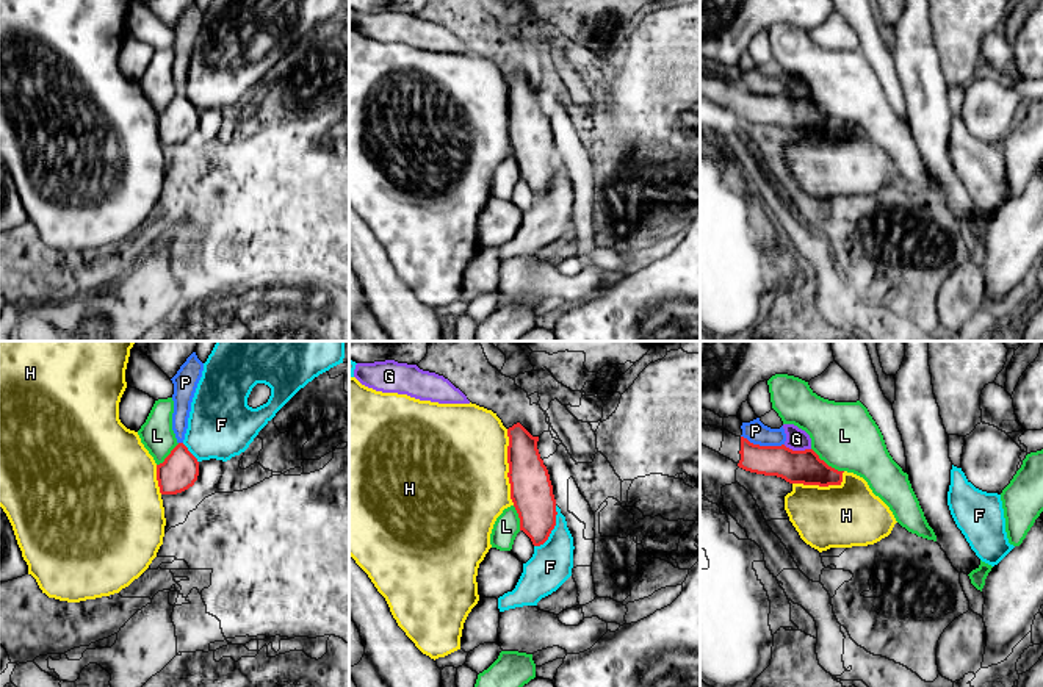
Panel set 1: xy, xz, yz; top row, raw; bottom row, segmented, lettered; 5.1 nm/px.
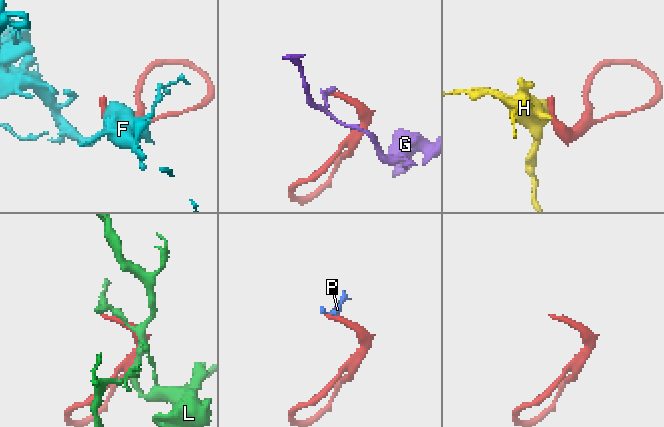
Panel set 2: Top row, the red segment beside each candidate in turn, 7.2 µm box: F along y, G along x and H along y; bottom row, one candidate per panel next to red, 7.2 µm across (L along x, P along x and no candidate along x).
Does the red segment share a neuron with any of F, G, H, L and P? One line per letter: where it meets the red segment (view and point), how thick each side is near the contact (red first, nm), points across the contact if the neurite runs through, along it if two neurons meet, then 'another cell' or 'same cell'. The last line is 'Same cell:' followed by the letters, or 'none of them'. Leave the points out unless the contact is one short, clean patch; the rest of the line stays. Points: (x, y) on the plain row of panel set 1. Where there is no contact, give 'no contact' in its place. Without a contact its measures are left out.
F: xz (553, 177) | 220/220 nm | another cell
G: yz (797, 100) | 180/110 nm | along yz (783, 94), (793, 99), (810, 99) | another cell
H: xz (509, 116) | 220/480 nm | another cell
L: yz (826, 113) | 180/340 nm | another cell
P: yz (763, 96) | 180/110 nm | along yz (741, 85), (760, 94), (783, 94) | another cell
Same cell: none of them

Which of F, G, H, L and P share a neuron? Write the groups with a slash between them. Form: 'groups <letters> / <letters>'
groups F / G / H / L / P

